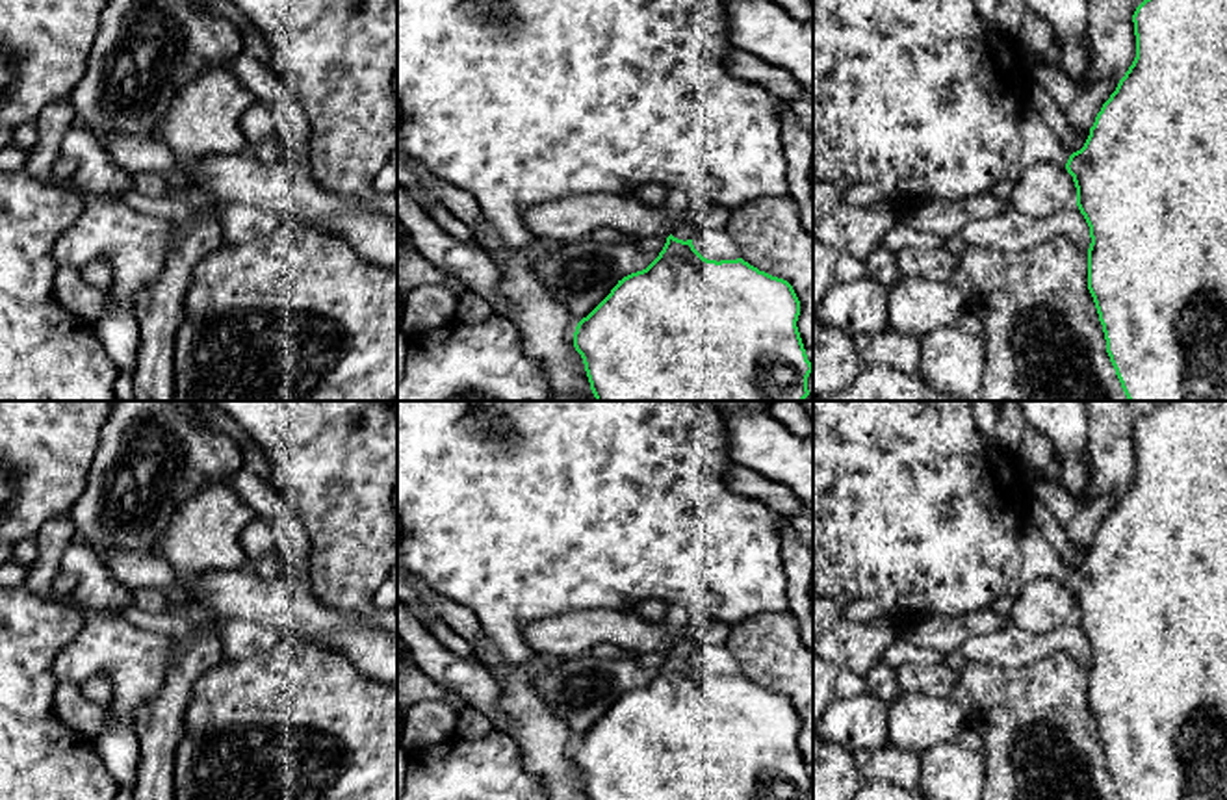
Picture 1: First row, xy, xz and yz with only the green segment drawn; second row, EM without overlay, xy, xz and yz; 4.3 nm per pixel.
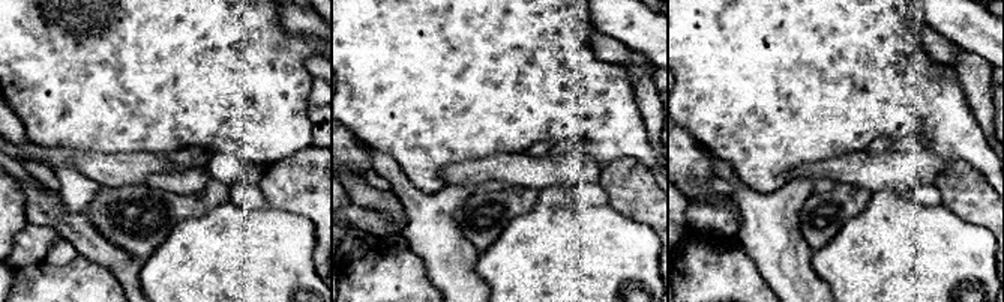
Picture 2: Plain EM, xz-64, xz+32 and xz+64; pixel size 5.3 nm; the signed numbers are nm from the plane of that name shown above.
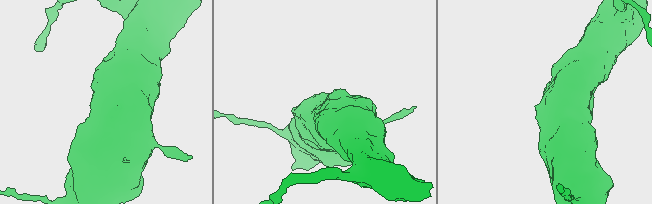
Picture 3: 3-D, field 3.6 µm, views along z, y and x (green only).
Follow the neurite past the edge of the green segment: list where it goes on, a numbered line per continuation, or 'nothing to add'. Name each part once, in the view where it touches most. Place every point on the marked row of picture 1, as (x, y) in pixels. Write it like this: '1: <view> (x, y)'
1: xz (678, 199)

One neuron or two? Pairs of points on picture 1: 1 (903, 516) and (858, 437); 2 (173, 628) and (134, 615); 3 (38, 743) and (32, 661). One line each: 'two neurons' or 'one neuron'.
1: one neuron
2: one neuron
3: one neuron

